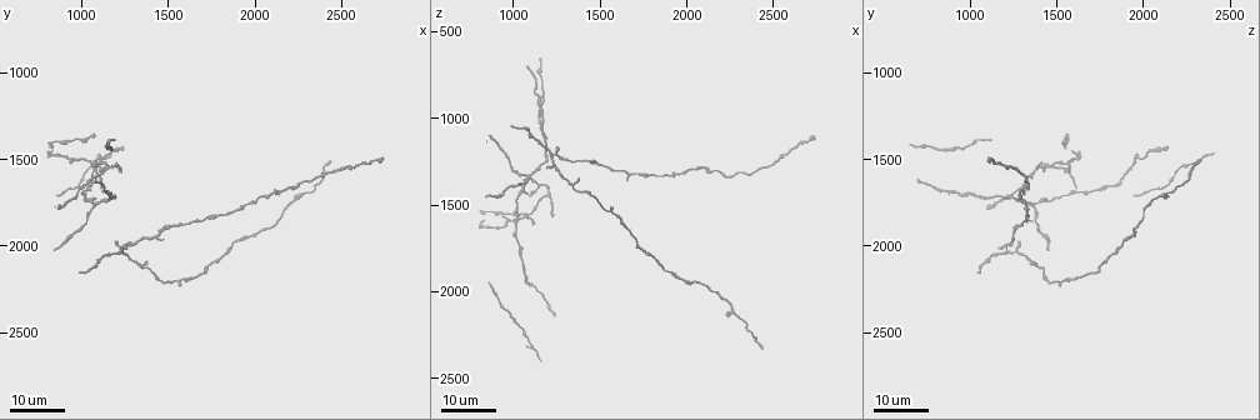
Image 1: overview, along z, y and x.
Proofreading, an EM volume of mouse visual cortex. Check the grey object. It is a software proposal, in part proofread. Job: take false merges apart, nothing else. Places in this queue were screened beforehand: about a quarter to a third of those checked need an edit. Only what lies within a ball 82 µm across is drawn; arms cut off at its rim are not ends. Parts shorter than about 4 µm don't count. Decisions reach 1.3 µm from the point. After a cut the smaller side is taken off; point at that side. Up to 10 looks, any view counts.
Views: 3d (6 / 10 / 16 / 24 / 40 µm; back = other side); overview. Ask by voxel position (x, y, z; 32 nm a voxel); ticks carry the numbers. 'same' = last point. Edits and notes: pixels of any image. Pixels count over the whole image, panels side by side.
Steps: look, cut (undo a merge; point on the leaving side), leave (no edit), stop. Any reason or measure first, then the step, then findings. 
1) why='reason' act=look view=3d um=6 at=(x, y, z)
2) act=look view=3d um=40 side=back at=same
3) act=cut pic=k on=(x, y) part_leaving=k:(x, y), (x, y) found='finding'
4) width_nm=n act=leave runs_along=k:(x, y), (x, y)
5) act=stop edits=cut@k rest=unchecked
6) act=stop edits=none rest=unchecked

why='side arm on a straight run' act=look view=3d um=24 at=(1560, 2200, 1560)

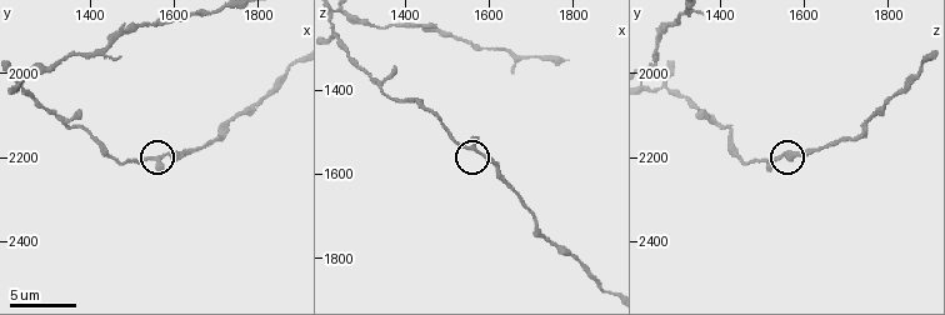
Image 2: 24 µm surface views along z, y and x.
act=look view=3d um=6 at=(1565, 2200, 1540)

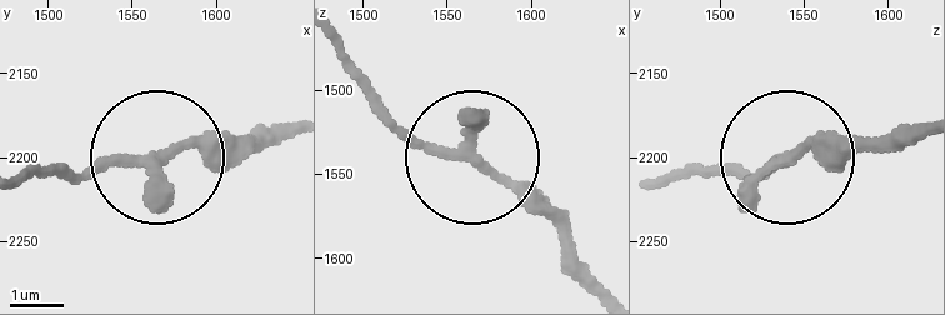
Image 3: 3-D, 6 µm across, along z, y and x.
arms=3 act=leave runs_along=3:(25, 174), (271, 146) found='continuous, no second cell'

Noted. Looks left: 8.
why='three-way junction' act=look view=3d um=16 at=(1060, 1500, 1560)

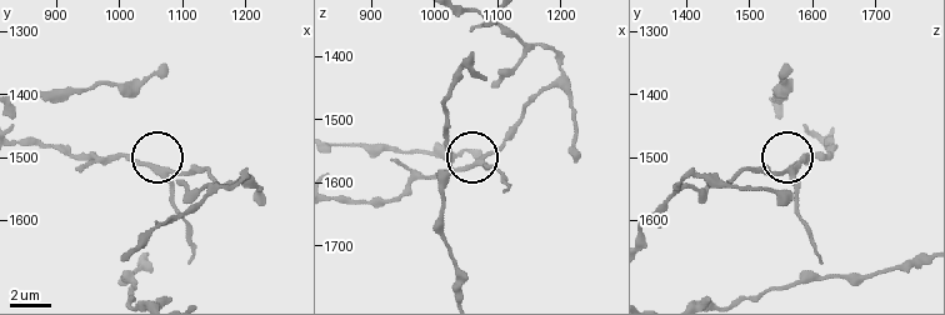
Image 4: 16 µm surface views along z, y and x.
act=look view=3d um=6 at=(1070, 1520, 1570)

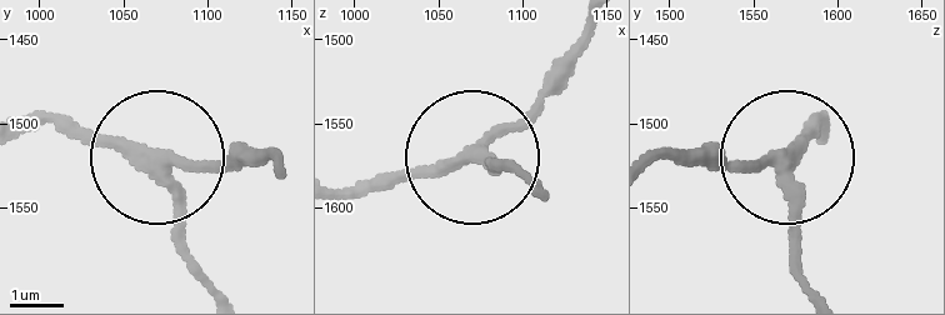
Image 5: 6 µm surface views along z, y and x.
why='from behind' act=look view=3d um=6 side=back at=(1068, 1518, 1570)

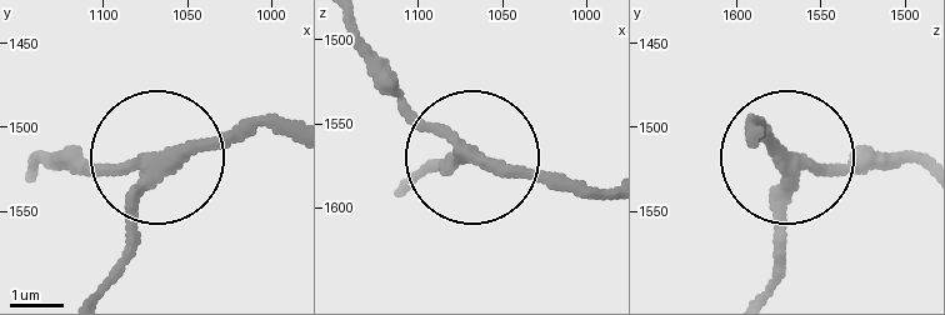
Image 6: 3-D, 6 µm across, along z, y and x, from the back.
width_nm=240 act=leave found='all the same cell'

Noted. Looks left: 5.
why='a fork' act=look view=3d um=24 at=(1080, 1780, 1360)

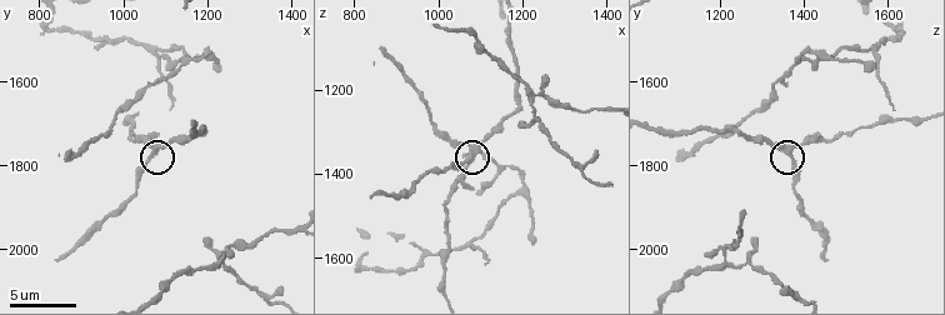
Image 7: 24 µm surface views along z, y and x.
act=look view=3d um=10 at=(1080, 1755, 1370)

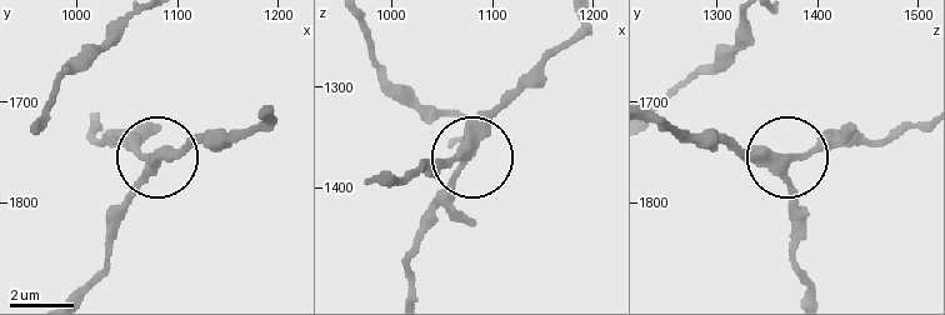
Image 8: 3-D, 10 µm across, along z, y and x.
act=look view=3d um=10 side=back at=(1076, 1758, 1372)

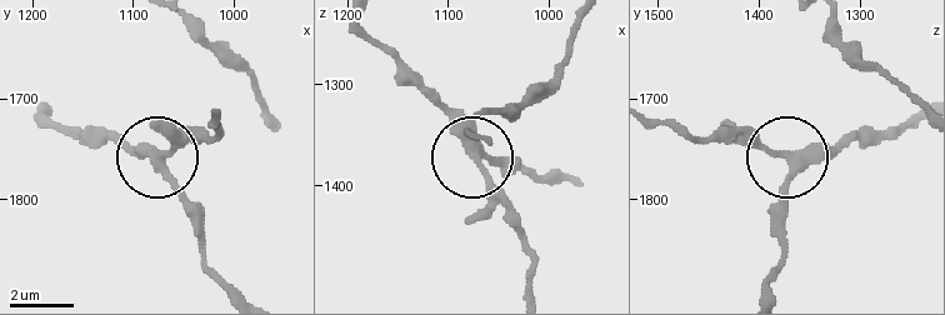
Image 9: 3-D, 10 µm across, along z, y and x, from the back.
width_nm=290 act=leave found='continuous, no second cell'

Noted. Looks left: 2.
why='branch point' act=look view=3d um=10 at=(1230, 2020, 1270)

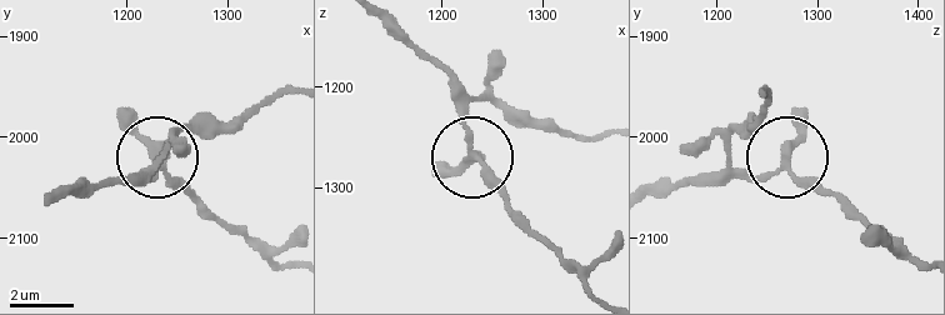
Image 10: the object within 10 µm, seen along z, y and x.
act=leave runs_along=10:(809, 185), (784, 160), (746, 179), (718, 179) found='all the same cell'

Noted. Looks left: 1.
act=stop edits=none rest=unchecked

